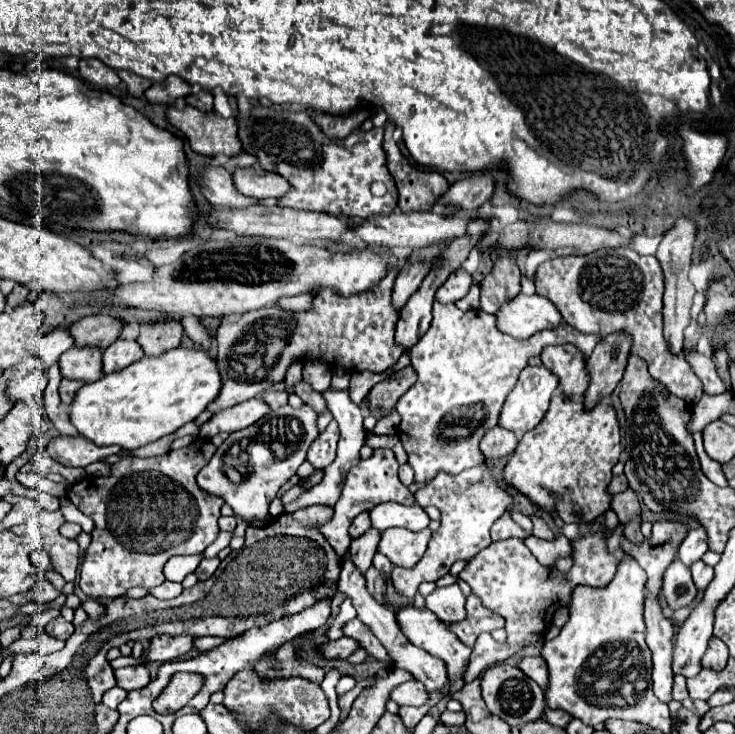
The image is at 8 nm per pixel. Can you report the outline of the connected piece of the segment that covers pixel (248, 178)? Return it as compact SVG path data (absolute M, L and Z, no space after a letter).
M260 167L234 169L232 179L234 179L236 191L252 199L264 199L264 197L278 199L288 191L286 179L280 179L280 175L274 175L268 171L260 171Z

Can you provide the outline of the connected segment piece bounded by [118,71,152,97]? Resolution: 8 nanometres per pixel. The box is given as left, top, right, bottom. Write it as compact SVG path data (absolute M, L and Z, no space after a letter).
M118 71L118 77L128 85L128 93L134 97L142 97L144 91L152 85L150 79L144 79L140 75L134 75L132 71Z

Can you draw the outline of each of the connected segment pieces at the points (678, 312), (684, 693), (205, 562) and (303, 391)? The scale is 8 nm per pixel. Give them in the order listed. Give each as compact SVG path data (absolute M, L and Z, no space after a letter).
M680 217L676 227L670 229L656 251L656 259L662 265L664 279L666 279L666 291L664 291L664 337L668 339L668 345L672 353L680 355L682 353L682 341L684 341L684 329L690 323L690 307L692 307L692 297L694 297L694 285L688 279L688 271L692 265L692 249L694 249L694 239L696 239L696 225L688 217Z
M674 677L674 687L672 687L672 697L676 701L682 701L688 697L688 689L686 689L686 679L684 677Z
M218 557L202 559L202 563L200 563L198 569L196 569L196 577L198 577L200 581L206 581L206 579L218 569L218 565L220 565L220 559L218 559Z
M300 381L294 385L294 393L304 401L304 403L312 403L312 407L316 407L316 413L322 413L326 409L326 403L324 403L324 397L314 391L306 381Z

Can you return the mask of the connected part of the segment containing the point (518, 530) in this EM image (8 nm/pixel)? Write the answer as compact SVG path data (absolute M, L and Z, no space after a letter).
M504 513L494 525L492 525L492 539L494 541L502 541L502 539L510 539L510 537L518 537L518 539L526 539L528 535L524 533L524 529L520 525L516 525L508 513Z

